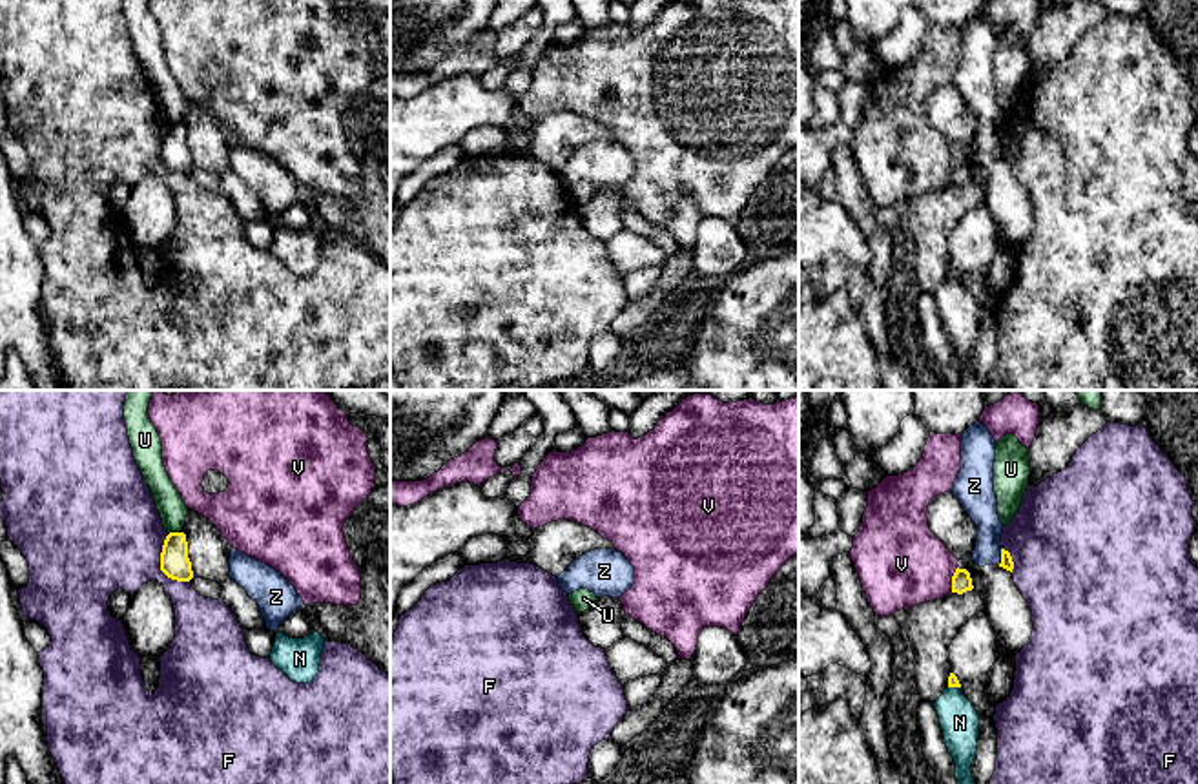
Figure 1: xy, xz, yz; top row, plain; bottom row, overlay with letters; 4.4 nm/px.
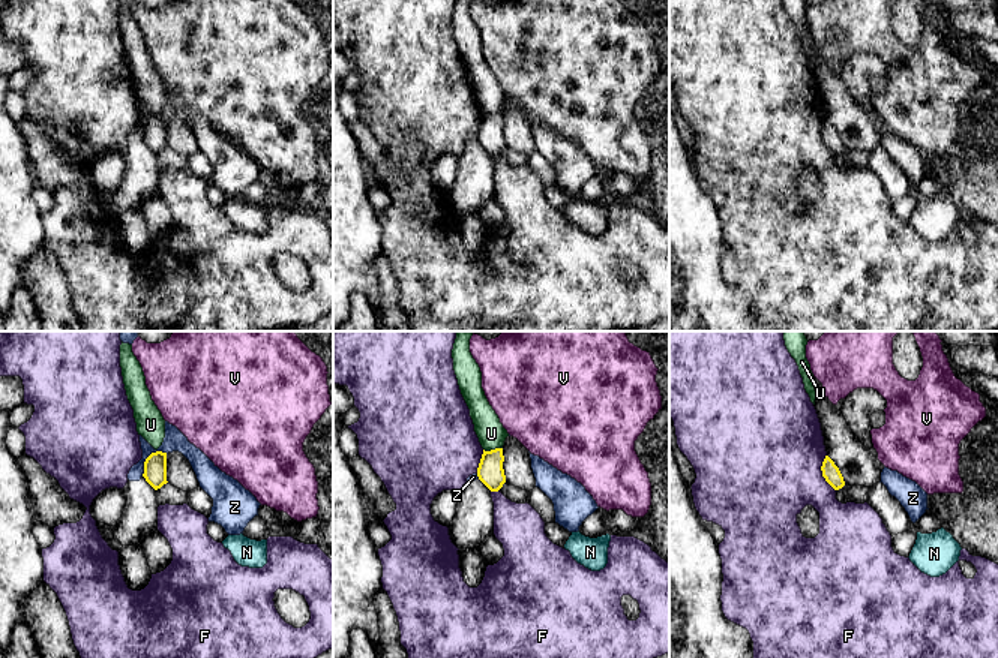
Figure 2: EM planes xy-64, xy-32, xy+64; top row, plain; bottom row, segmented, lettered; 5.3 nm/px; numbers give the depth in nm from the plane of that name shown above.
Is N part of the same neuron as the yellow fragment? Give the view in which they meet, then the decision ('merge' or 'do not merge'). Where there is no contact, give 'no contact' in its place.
yz | do not merge

